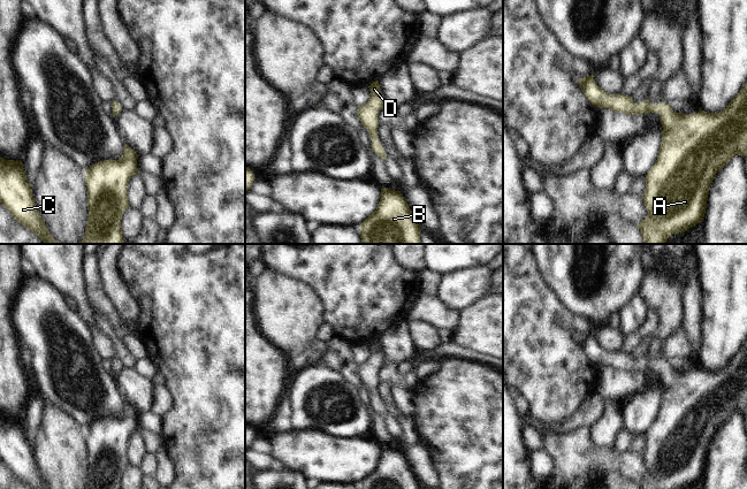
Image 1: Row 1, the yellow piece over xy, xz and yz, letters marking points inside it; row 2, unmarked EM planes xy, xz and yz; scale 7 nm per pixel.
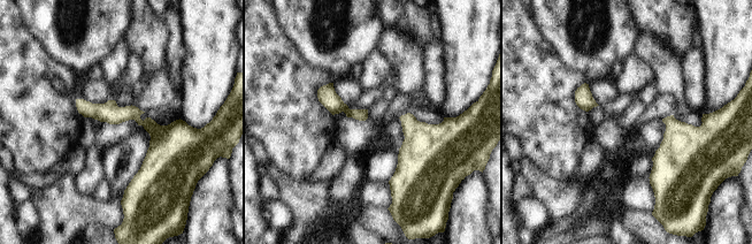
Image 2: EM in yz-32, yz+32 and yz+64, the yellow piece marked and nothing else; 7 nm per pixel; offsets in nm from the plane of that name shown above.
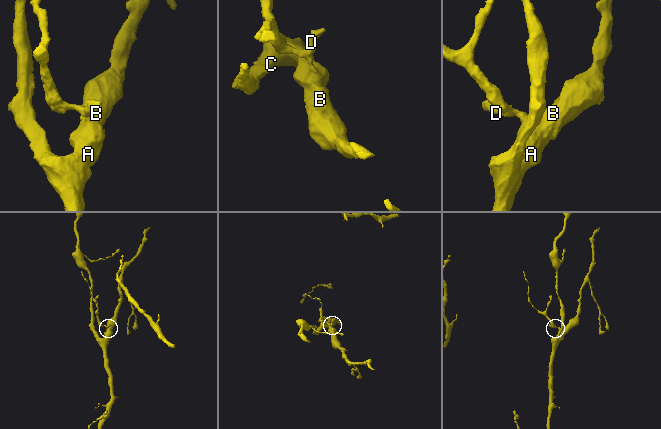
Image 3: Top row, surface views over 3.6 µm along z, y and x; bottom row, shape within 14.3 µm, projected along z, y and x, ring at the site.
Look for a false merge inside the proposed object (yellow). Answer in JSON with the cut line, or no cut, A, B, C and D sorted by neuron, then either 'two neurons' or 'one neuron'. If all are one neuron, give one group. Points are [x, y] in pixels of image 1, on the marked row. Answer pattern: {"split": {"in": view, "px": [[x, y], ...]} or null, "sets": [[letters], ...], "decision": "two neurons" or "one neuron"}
{"split": null, "sets": [["A", "B", "C", "D"]], "decision": "one neuron"}

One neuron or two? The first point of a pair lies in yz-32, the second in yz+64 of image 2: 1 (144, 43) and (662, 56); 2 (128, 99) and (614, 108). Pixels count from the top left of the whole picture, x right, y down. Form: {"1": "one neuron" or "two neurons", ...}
{"1": "one neuron", "2": "two neurons"}

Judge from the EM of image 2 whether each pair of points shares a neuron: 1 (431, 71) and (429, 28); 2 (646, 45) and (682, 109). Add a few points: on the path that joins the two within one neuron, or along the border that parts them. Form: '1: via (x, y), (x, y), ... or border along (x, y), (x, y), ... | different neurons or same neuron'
1: border along (438, 32), (424, 52) | different neurons
2: via (662, 61), (668, 69), (669, 79), (678, 93) | same neuron

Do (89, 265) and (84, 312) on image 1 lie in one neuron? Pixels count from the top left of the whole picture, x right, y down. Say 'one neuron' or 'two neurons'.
two neurons

